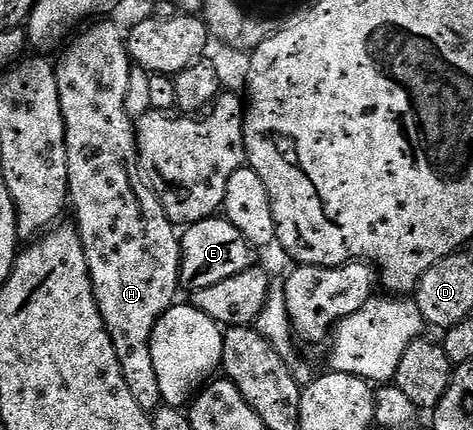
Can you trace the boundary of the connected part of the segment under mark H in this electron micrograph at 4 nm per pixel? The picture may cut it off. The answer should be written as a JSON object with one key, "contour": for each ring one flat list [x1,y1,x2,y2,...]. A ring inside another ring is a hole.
{"contour":[[97,20,90,25,94,25,90,30,82,29,60,51,61,59,55,62,67,140,69,202,72,209,73,206,77,209,75,225,87,252,95,300,115,344,127,388,131,388,131,396,135,396,135,404,139,404,139,408,152,412,162,405,162,401,157,362,151,356,149,342,153,338,155,324,178,301,177,290,182,289,181,240,178,227,167,216,161,197,154,192,153,183,141,166,135,122,127,112,127,84,131,69,127,34,109,21,113,20]]}

